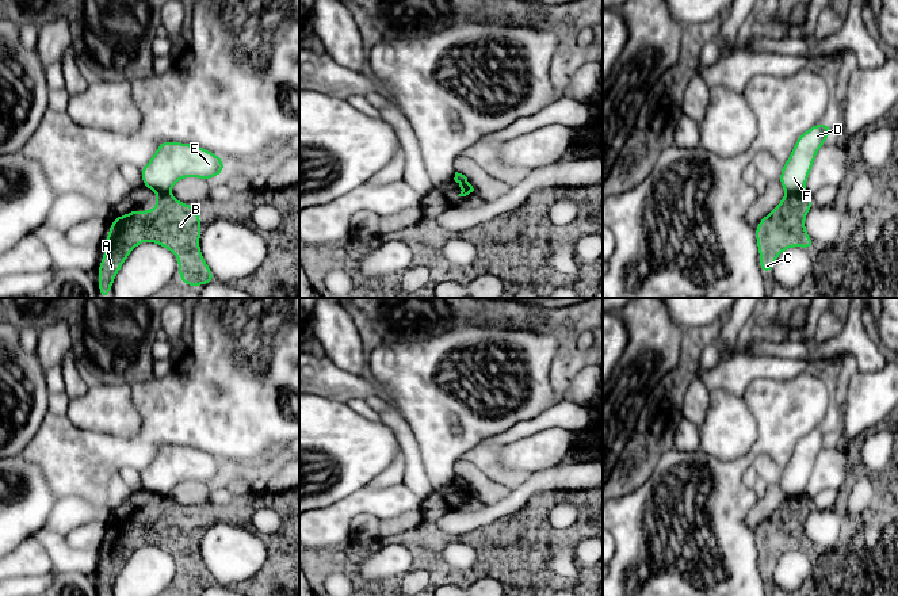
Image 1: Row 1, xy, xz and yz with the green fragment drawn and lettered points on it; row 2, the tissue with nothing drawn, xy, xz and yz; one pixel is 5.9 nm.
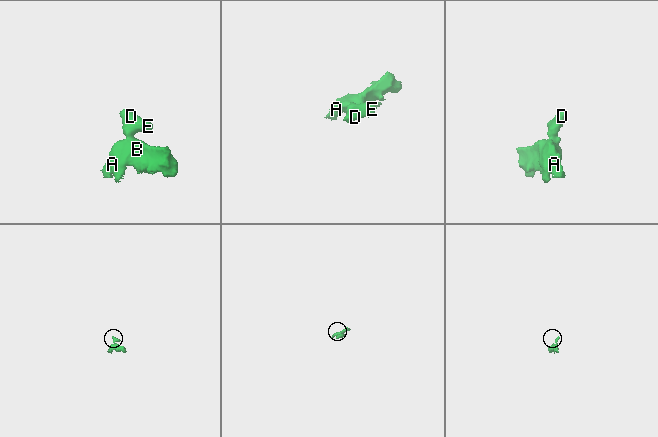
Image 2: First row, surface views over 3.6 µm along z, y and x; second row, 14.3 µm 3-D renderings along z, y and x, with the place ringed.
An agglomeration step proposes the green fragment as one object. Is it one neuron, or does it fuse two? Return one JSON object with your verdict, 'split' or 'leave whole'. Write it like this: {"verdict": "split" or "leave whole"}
{"verdict": "split"}

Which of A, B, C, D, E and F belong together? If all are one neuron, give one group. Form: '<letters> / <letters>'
A B C / D E F

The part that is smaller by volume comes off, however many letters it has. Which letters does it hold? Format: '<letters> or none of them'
D, E, F

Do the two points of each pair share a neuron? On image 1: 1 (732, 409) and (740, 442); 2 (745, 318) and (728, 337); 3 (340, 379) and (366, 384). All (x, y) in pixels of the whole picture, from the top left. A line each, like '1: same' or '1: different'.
1: same
2: same
3: same

